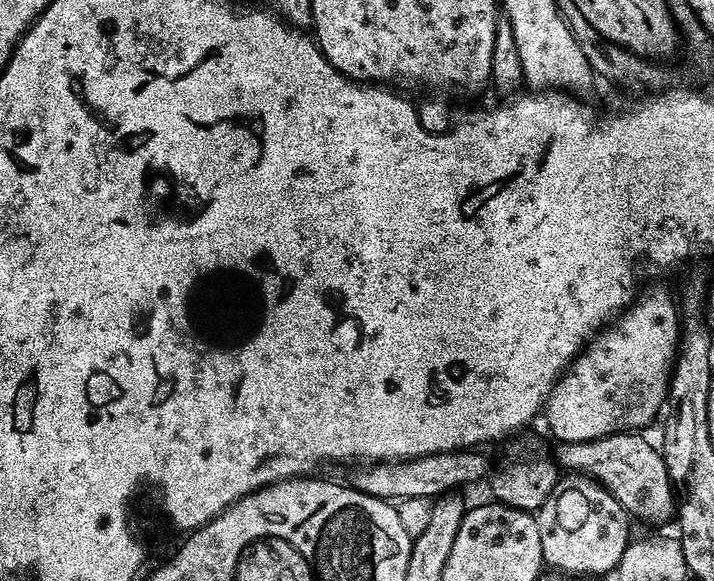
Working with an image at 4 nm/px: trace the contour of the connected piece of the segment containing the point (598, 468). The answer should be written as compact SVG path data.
M616 432L613 436L603 436L590 442L574 442L573 444L561 443L554 460L565 473L590 476L597 480L603 488L614 498L631 517L642 518L650 522L664 522L676 512L676 492L669 472L666 470L663 453L656 449L638 432Z

